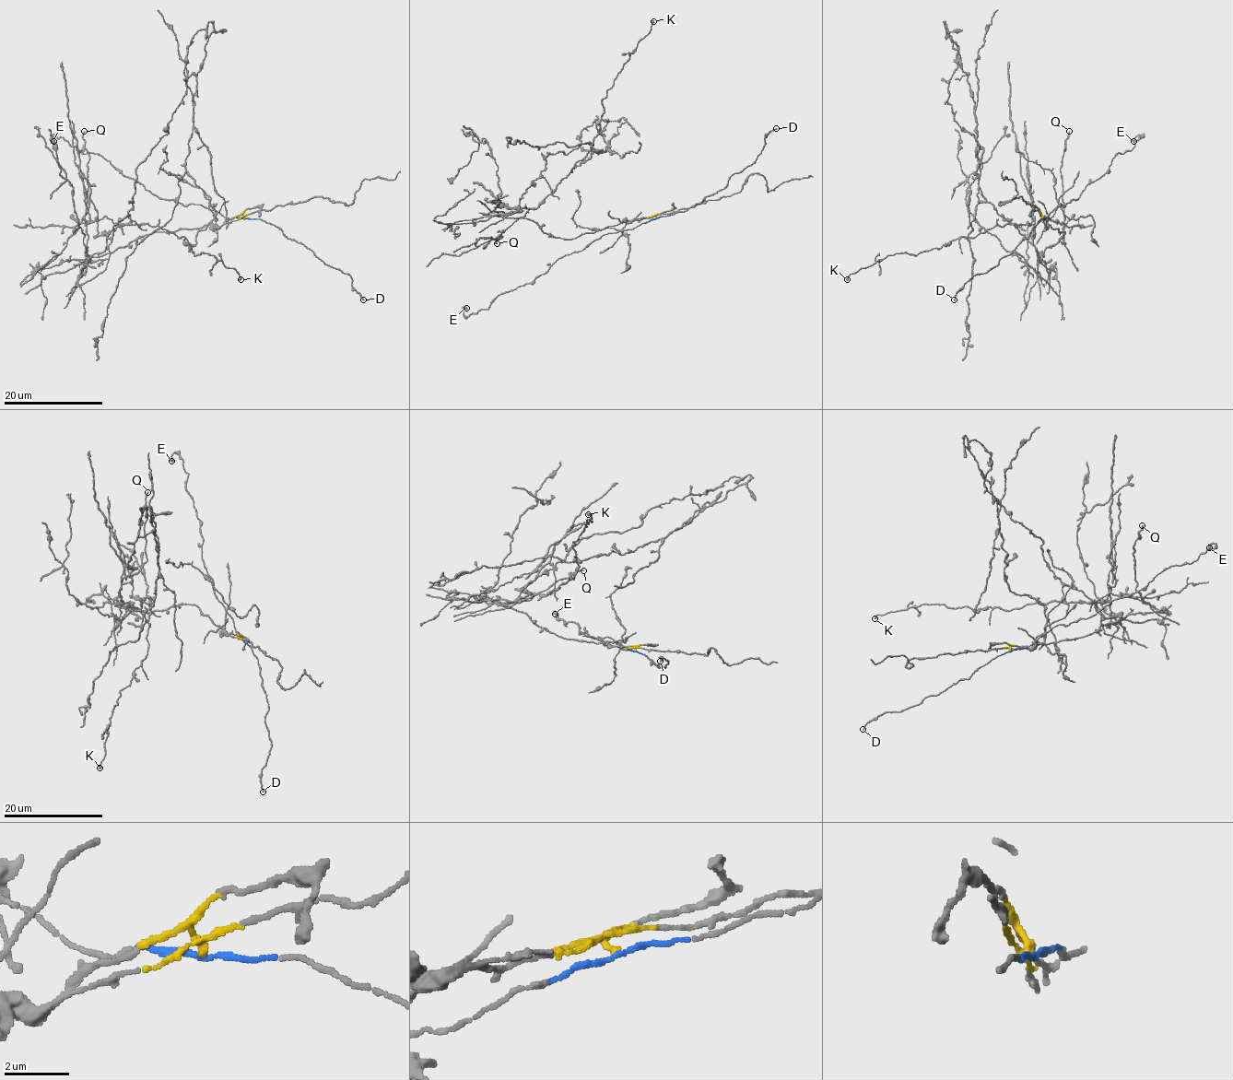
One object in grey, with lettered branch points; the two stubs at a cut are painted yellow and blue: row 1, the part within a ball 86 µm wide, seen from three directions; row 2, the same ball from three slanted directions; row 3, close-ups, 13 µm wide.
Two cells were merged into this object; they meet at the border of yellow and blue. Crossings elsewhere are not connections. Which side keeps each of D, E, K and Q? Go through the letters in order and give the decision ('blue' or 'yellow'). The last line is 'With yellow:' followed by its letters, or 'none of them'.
D: blue
E: blue
K: yellow
Q: yellow
With yellow: K, Q

